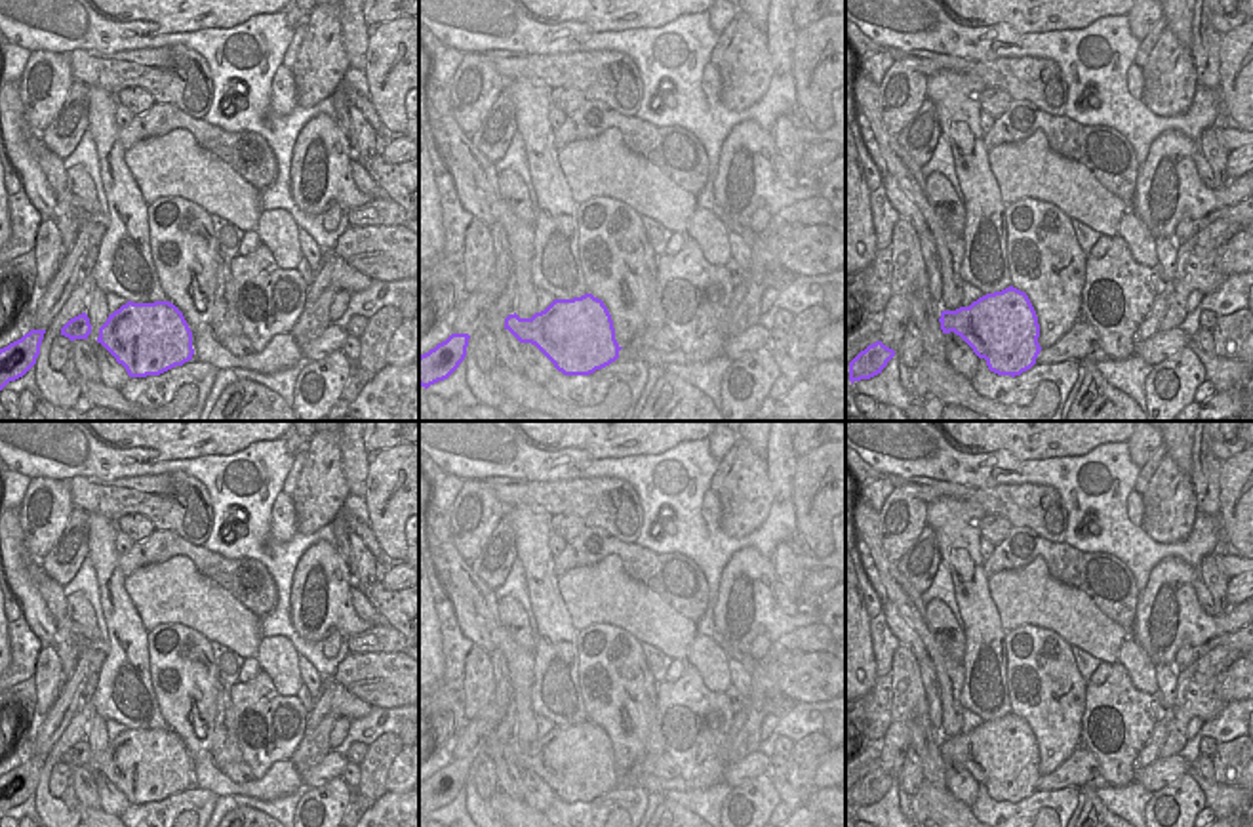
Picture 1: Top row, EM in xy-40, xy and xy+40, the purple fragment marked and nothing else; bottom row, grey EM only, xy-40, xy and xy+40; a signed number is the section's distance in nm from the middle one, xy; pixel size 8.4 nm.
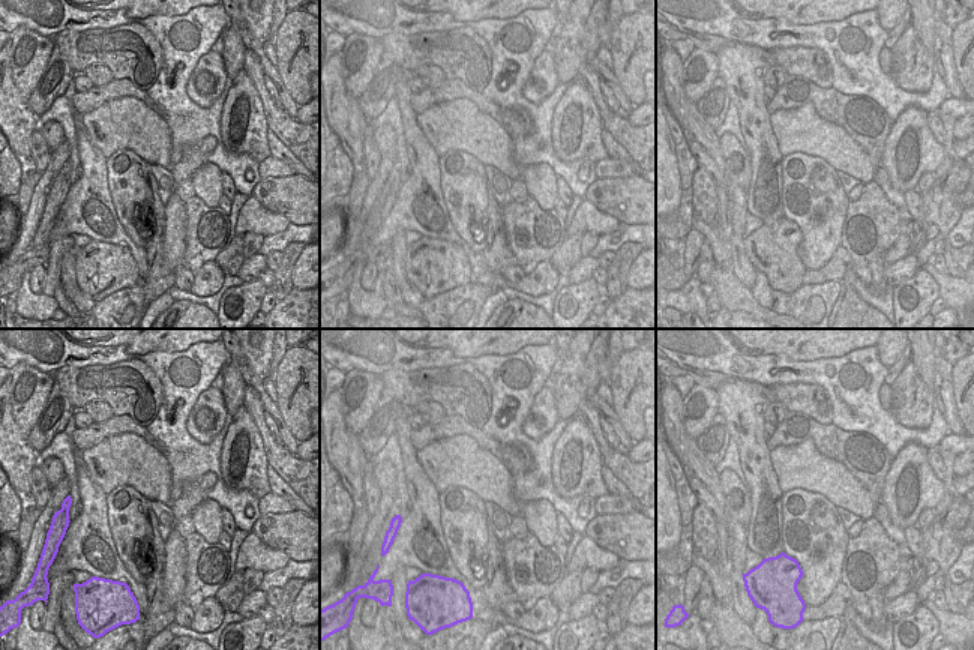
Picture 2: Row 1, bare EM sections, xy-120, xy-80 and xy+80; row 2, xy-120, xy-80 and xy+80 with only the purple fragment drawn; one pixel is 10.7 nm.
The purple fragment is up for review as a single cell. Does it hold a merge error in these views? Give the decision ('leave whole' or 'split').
split

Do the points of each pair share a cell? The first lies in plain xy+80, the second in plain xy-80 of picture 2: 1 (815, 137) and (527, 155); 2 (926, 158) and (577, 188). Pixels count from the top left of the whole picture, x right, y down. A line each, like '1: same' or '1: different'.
1: different
2: different

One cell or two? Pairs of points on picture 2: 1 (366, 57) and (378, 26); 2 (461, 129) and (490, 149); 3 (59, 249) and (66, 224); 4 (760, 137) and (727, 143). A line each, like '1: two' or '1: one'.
1: two
2: one
3: two
4: two

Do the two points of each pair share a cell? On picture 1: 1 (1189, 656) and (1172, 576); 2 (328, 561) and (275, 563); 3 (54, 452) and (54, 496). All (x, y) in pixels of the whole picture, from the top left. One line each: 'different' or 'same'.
1: different
2: different
3: different

